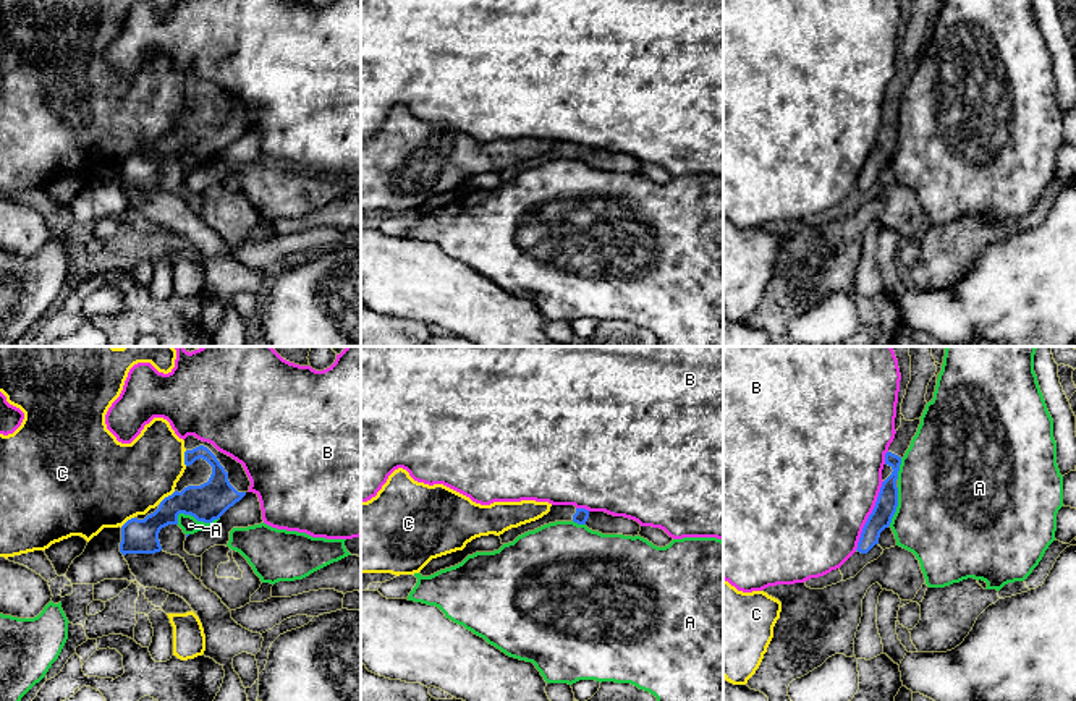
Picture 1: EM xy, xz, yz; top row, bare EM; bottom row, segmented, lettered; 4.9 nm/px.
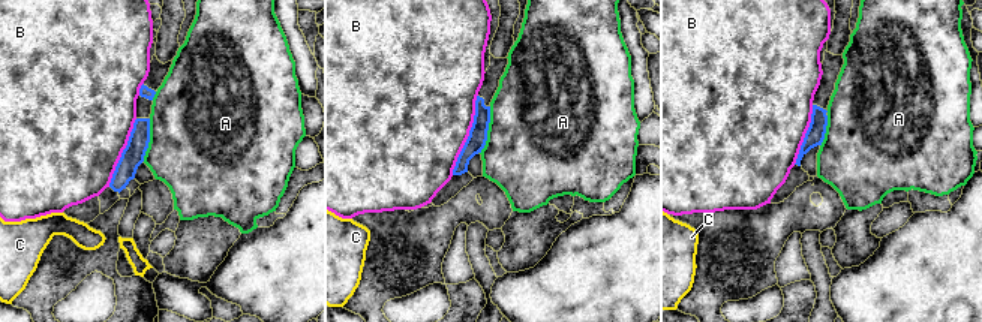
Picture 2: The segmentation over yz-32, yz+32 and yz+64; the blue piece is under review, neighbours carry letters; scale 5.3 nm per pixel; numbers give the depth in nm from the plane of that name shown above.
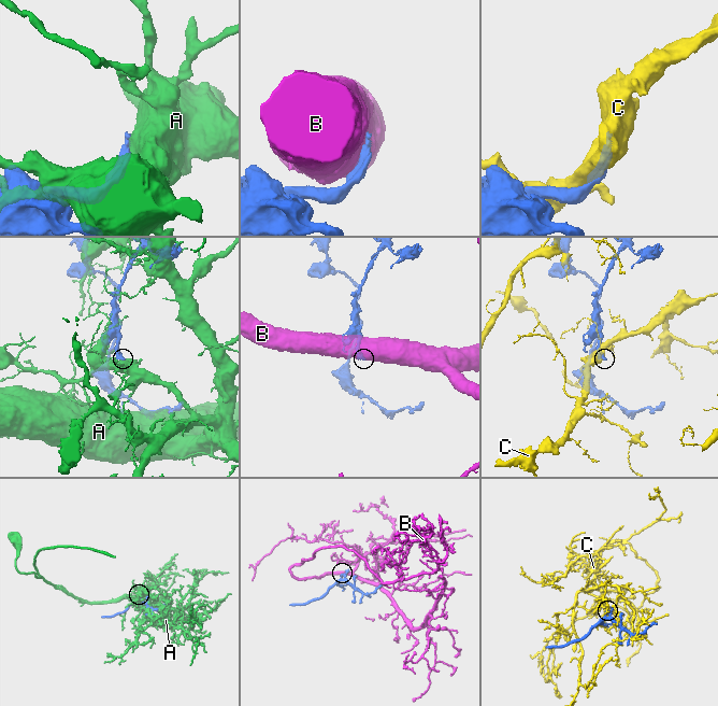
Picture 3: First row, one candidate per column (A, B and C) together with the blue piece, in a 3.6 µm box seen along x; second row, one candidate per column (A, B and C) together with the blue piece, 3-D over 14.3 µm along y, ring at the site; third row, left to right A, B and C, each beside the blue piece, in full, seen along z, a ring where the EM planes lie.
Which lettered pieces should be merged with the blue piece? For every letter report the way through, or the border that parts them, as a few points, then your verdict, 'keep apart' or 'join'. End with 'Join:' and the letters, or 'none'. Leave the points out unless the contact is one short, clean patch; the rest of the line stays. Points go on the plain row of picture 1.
A: keep apart
B: keep apart
C: keep apart
Join: none

